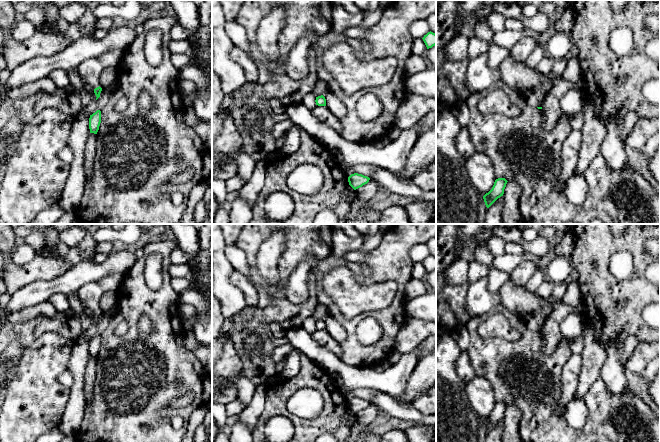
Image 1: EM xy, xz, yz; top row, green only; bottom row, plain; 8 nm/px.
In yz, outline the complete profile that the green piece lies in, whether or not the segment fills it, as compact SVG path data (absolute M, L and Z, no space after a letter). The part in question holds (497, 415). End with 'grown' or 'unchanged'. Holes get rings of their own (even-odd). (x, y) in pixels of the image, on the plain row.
M498 402L495 404L492 413L483 420L487 432L489 432L498 422L503 420L507 406L505 402Z | unchanged

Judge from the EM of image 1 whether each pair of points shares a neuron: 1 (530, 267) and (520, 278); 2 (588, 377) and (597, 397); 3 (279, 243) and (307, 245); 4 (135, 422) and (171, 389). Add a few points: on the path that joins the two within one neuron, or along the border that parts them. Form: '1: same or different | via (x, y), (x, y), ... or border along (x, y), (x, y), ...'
1: same | via (527, 270), (522, 275)
2: different | border along (599, 378), (582, 398)
3: different | border along (284, 234), (285, 247), (277, 265)
4: same | via (144, 413), (162, 395)

